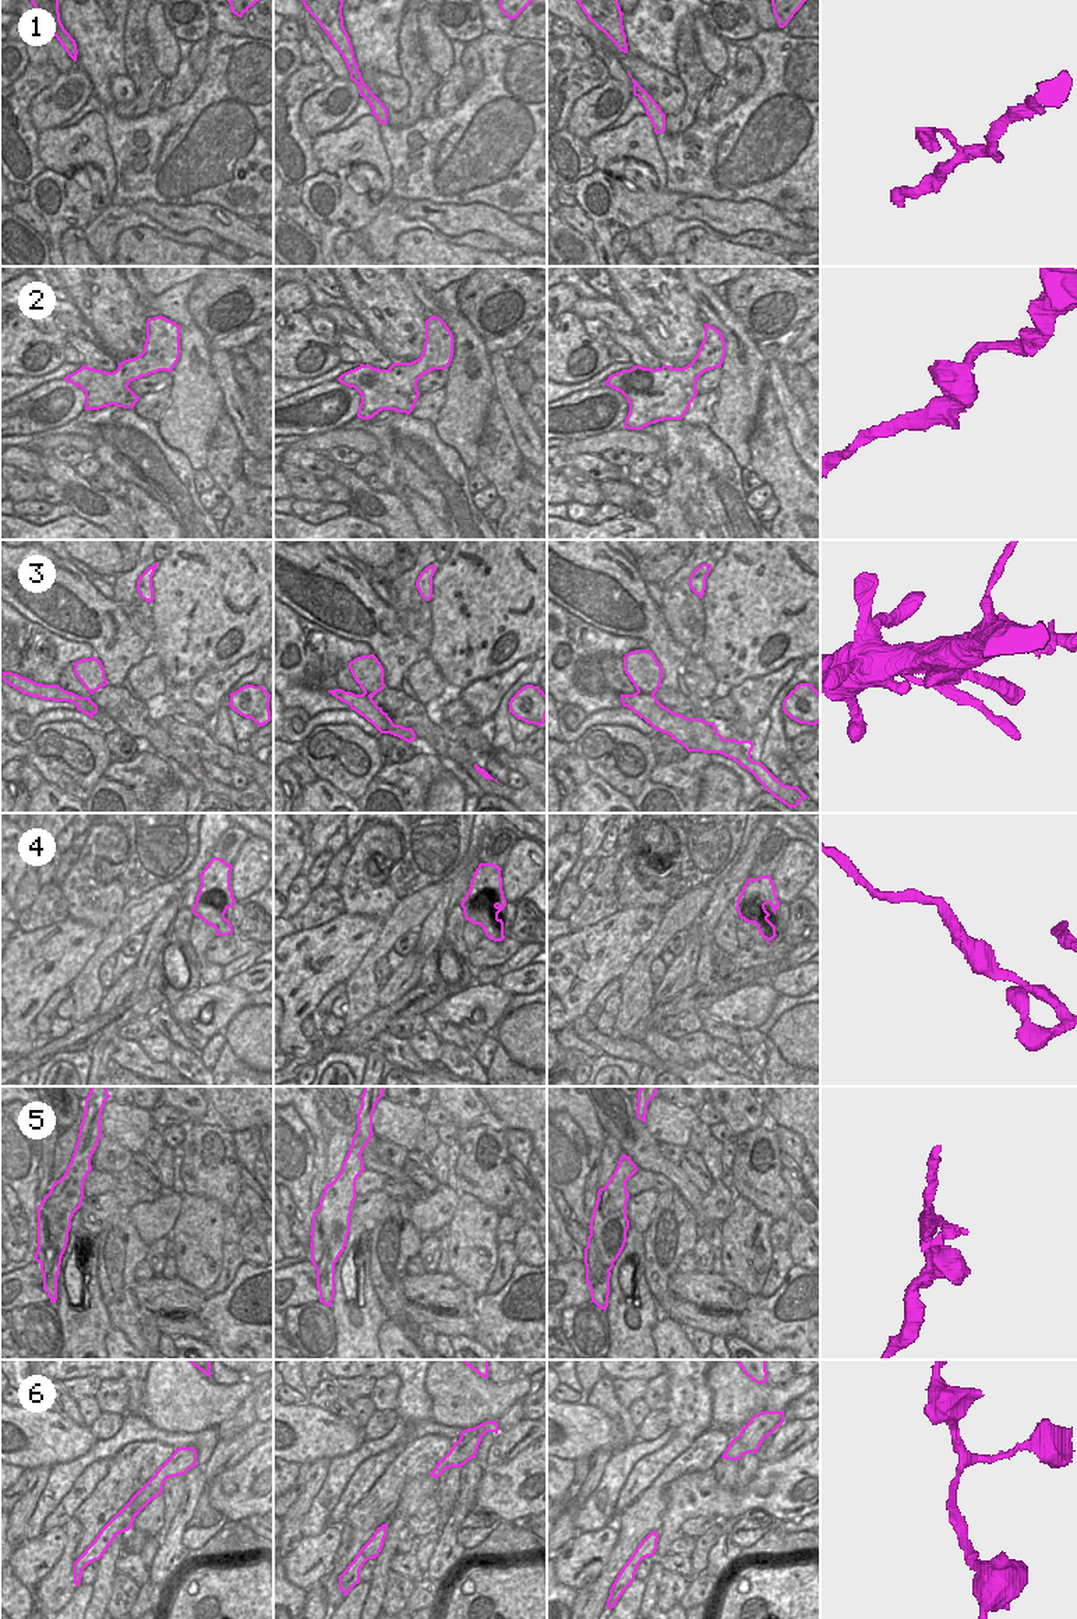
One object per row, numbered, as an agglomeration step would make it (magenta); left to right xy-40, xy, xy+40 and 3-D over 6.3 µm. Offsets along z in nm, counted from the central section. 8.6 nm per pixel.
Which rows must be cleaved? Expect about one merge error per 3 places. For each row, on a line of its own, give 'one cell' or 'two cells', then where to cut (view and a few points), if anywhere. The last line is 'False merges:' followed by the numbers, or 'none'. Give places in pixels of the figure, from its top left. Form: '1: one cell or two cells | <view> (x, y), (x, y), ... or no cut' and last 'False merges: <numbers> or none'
1: one cell | no cut
2: one cell | no cut
3: two cells | xy+40 (638, 690), (653, 695)
4: one cell | no cut
5: two cells | xy (311, 1227), (321, 1230), (328, 1255), (335, 1262)
6: one cell | no cut
False merges: 3, 5

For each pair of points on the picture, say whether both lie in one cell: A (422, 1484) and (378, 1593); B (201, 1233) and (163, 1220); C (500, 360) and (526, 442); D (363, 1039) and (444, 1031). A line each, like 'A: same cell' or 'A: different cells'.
A: same cell
B: different cells
C: same cell
D: different cells

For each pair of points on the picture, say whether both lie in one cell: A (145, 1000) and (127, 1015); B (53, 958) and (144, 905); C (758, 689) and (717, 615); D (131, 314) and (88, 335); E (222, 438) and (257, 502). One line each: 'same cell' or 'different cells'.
A: same cell
B: different cells
C: different cells
D: different cells
E: same cell

